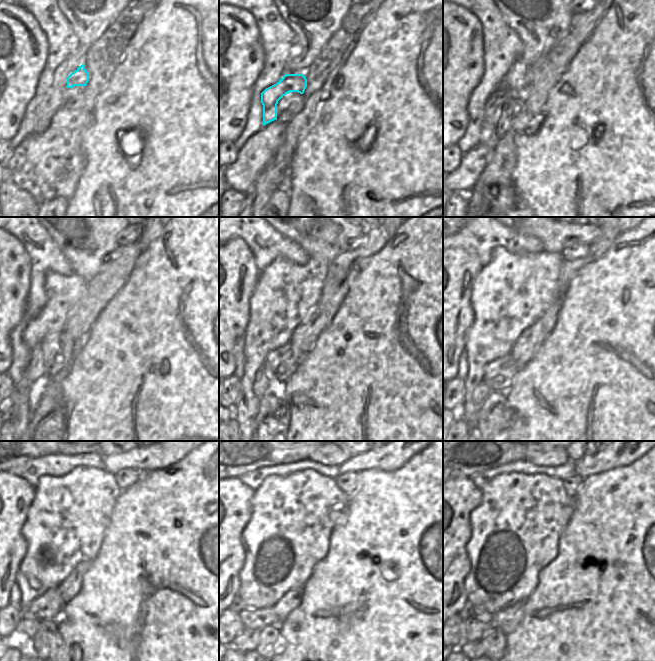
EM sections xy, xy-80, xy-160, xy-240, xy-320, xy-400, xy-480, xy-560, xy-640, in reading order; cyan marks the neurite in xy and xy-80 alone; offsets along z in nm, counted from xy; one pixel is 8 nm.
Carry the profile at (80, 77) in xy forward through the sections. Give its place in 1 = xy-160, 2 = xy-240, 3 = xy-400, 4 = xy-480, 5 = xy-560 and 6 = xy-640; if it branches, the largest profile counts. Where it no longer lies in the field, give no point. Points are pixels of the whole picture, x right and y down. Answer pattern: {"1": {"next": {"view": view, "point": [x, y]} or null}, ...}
{"1": {"next": {"view": "xy-160", "point": [493, 104]}}, "2": {"next": {"view": "xy-240", "point": [36, 369]}}, "3": {"next": {"view": "xy-400", "point": [481, 392]}}, "4": {"next": {"view": "xy-480", "point": [27, 627]}}, "5": {"next": {"view": "xy-560", "point": [248, 641]}}, "6": {"next": {"view": "xy-640", "point": [466, 644]}}}

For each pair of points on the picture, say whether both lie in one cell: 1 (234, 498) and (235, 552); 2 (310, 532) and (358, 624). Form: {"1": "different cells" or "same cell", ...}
{"1": "same cell", "2": "different cells"}

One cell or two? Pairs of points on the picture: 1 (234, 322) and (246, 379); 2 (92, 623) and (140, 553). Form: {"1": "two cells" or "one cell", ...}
{"1": "two cells", "2": "one cell"}

